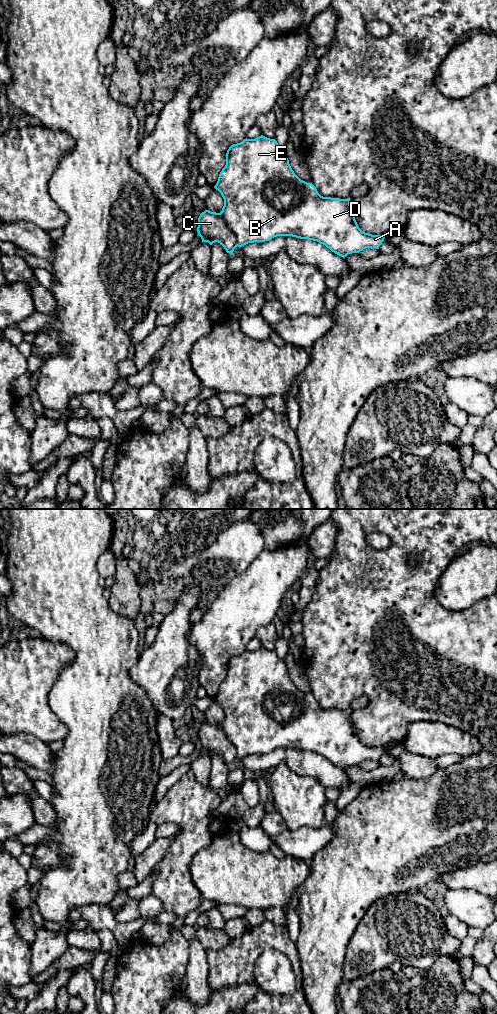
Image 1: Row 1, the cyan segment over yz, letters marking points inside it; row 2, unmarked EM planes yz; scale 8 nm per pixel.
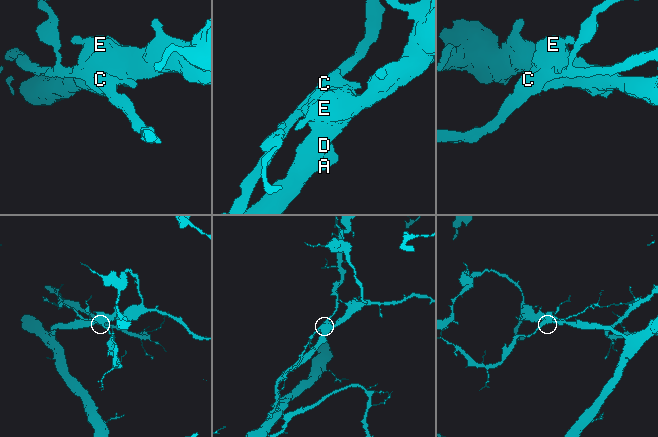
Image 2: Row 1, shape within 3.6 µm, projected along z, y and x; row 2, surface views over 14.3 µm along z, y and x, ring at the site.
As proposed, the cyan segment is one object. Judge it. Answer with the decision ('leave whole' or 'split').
split

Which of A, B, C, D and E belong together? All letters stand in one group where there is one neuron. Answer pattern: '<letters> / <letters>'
A B D E / C

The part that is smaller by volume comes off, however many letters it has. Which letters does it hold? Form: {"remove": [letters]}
{"remove": ["C"]}

